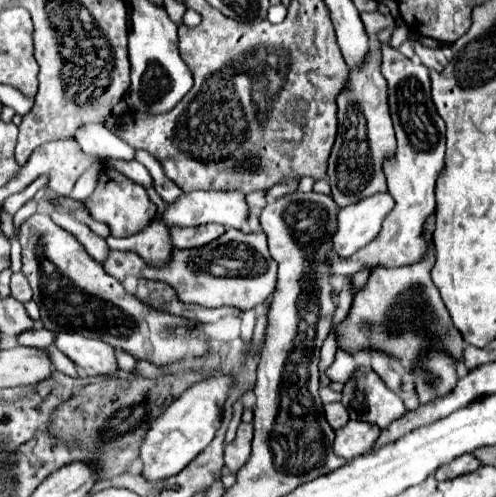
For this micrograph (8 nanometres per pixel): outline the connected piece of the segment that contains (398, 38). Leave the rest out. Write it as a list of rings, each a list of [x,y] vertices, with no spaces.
[[[403,22],[398,28],[396,28],[392,34],[392,38],[388,44],[393,48],[399,48],[399,46],[408,39],[409,28]]]

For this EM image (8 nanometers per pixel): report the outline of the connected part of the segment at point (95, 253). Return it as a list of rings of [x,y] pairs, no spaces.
[[[52,212],[52,220],[62,226],[64,230],[68,230],[70,234],[76,236],[76,240],[86,248],[86,252],[96,260],[96,262],[104,262],[106,254],[110,252],[110,248],[106,246],[106,240],[96,236],[86,224],[78,222],[72,214],[66,214],[66,212]]]

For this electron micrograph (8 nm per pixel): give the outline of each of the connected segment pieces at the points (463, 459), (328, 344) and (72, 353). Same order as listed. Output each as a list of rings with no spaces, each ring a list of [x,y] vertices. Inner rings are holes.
[[[462,454],[458,458],[454,458],[450,464],[444,464],[436,470],[436,480],[450,480],[456,478],[460,474],[468,474],[480,468],[480,462],[472,456],[472,454]]]
[[[330,334],[330,336],[328,336],[328,340],[326,340],[326,342],[324,342],[324,346],[322,346],[320,372],[324,372],[324,368],[332,364],[332,360],[334,360],[334,354],[336,354],[336,342],[334,342],[334,338],[332,338],[332,334]]]
[[[60,332],[56,336],[56,348],[62,350],[82,370],[86,370],[88,376],[112,376],[118,372],[116,350],[98,338]]]

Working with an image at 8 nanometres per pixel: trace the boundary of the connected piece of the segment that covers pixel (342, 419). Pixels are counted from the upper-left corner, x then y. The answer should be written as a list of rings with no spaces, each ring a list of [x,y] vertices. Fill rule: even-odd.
[[[332,402],[332,404],[324,404],[324,412],[326,412],[326,420],[328,424],[338,430],[348,422],[348,412],[340,402]]]

